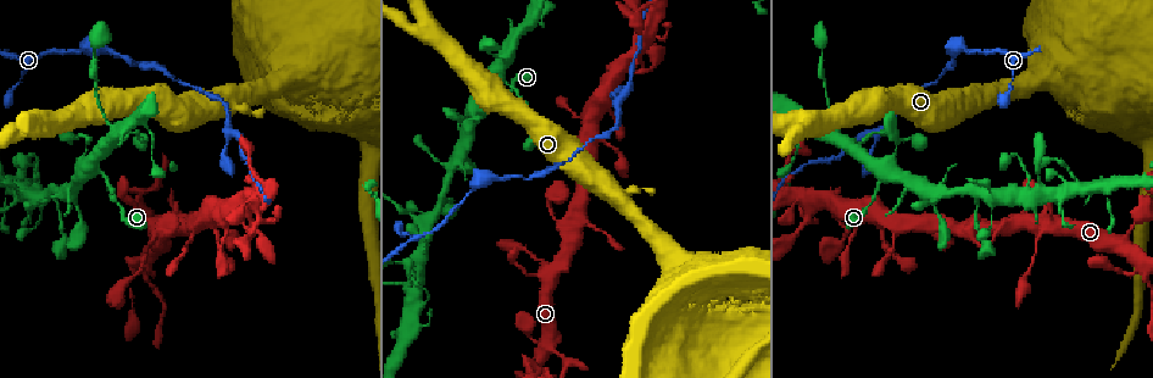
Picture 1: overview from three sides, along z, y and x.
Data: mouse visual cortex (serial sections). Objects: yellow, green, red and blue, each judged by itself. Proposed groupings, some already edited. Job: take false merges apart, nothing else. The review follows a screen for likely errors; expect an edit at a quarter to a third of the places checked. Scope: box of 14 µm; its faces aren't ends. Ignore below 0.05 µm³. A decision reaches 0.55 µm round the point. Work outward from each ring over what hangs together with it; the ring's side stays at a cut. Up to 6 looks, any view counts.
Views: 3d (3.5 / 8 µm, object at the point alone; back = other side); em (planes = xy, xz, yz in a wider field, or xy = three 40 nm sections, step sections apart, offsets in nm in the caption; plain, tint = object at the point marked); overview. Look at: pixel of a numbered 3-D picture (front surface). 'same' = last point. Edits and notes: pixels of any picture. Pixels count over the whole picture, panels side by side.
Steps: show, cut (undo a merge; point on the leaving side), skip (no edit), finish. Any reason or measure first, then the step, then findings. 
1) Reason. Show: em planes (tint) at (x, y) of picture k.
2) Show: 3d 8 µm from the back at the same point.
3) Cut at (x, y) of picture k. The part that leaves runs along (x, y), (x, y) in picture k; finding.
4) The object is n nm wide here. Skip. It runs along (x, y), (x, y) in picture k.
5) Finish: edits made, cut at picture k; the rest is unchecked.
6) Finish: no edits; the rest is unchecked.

Sharp bend. Show: 3d 8 µm at (399, 233) of picture 1.

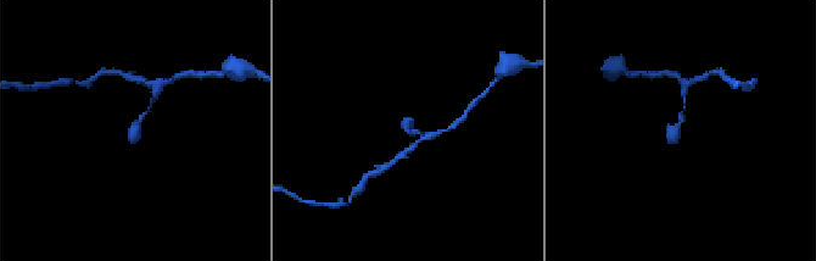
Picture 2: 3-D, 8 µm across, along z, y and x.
Show: em xy step 2 (tint) at (408, 130) of picture 2.

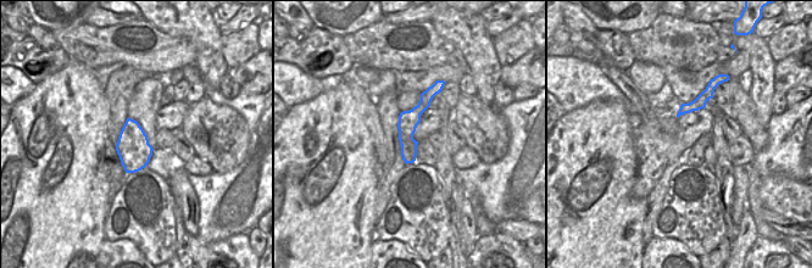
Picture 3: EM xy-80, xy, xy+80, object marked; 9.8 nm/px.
Skip. It runs along (432, 89), (407, 122), (407, 160) in picture 3; continuous, no second cell.

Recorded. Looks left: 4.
Thin arm on a thick one. Show: 3d 3.5 µm at (1127, 237) of picture 1.

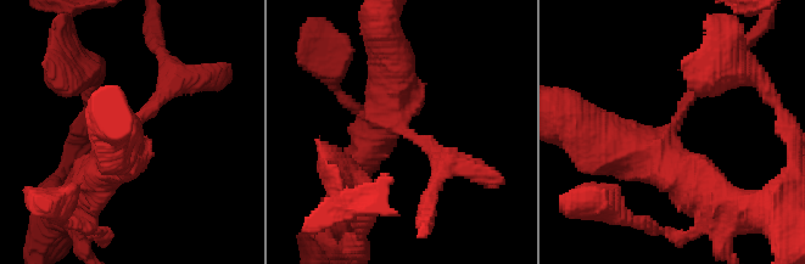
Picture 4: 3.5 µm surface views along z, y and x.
3 arms meet here; the arms are 150, 450, 500 nm wide; need the tissue. Show: em xy step 1 (tint) at (397, 126) of picture 4.

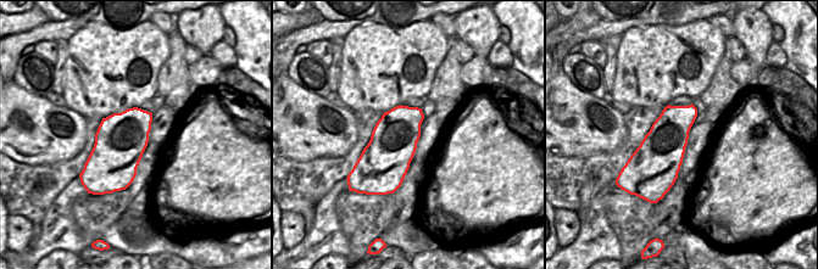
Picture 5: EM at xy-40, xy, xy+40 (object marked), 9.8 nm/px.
The object is 460 nm wide here. Cut at (166, 91) of picture 4. The part that leaves runs along (140, 116), (174, 78), (227, 67) in picture 4; a second cell is stuck on.

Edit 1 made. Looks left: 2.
Finish: edits made, cut at picture 4; the rest is unchecked.

